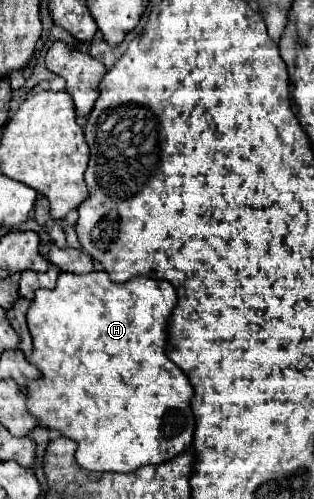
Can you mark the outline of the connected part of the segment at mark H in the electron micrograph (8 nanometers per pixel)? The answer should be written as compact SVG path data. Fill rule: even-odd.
M104 270L100 272L88 272L88 274L68 274L62 272L58 276L56 288L40 288L36 290L36 296L28 308L26 320L28 320L28 330L32 334L34 350L30 354L30 362L38 366L42 372L42 378L28 382L26 391L26 406L28 412L38 420L40 426L48 430L58 430L62 436L74 440L78 444L76 448L76 462L80 468L92 470L92 472L134 472L146 464L162 464L178 456L180 452L192 450L192 436L194 436L194 418L190 412L190 398L192 398L192 386L186 378L186 374L166 358L164 354L164 344L166 344L166 326L168 318L176 306L176 290L172 284L166 280L152 280L148 276L136 276L130 282L116 284L108 278Z

